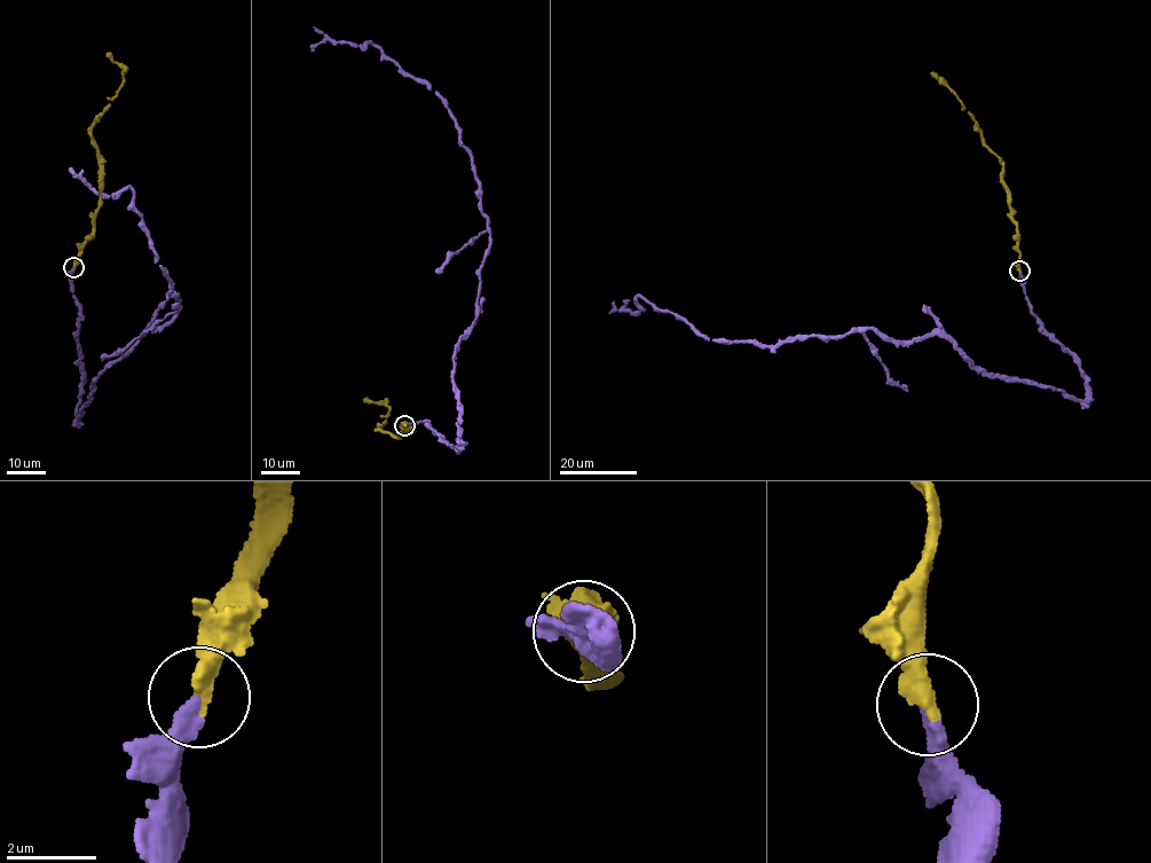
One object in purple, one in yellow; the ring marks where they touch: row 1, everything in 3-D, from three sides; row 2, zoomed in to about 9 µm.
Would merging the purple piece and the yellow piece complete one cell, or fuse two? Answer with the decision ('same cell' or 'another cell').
same cell

